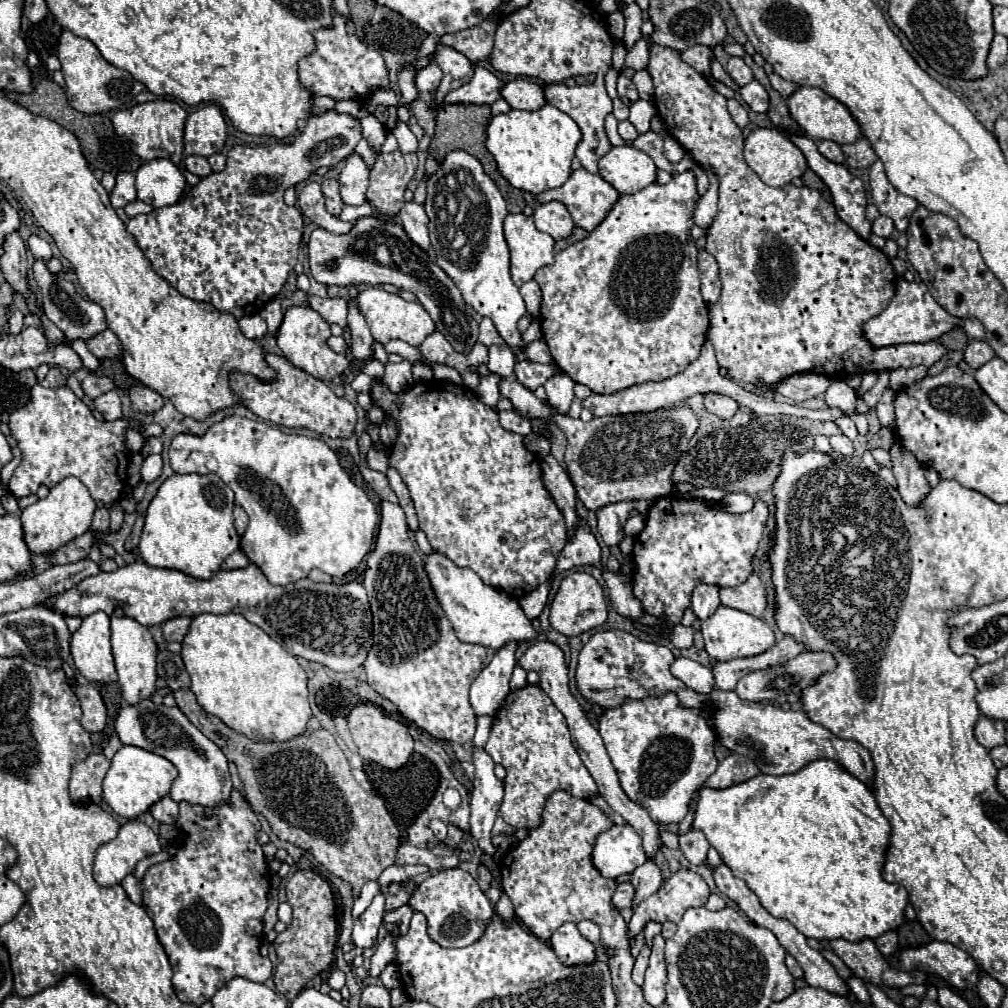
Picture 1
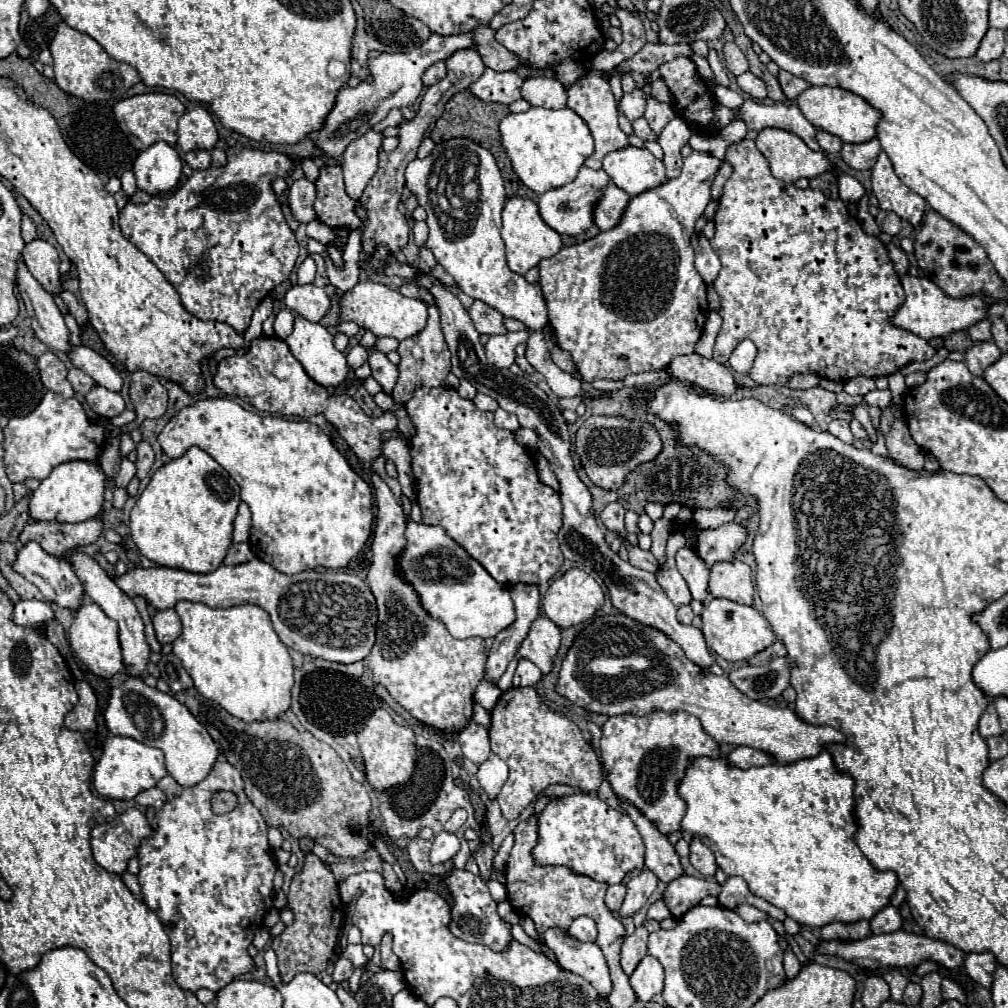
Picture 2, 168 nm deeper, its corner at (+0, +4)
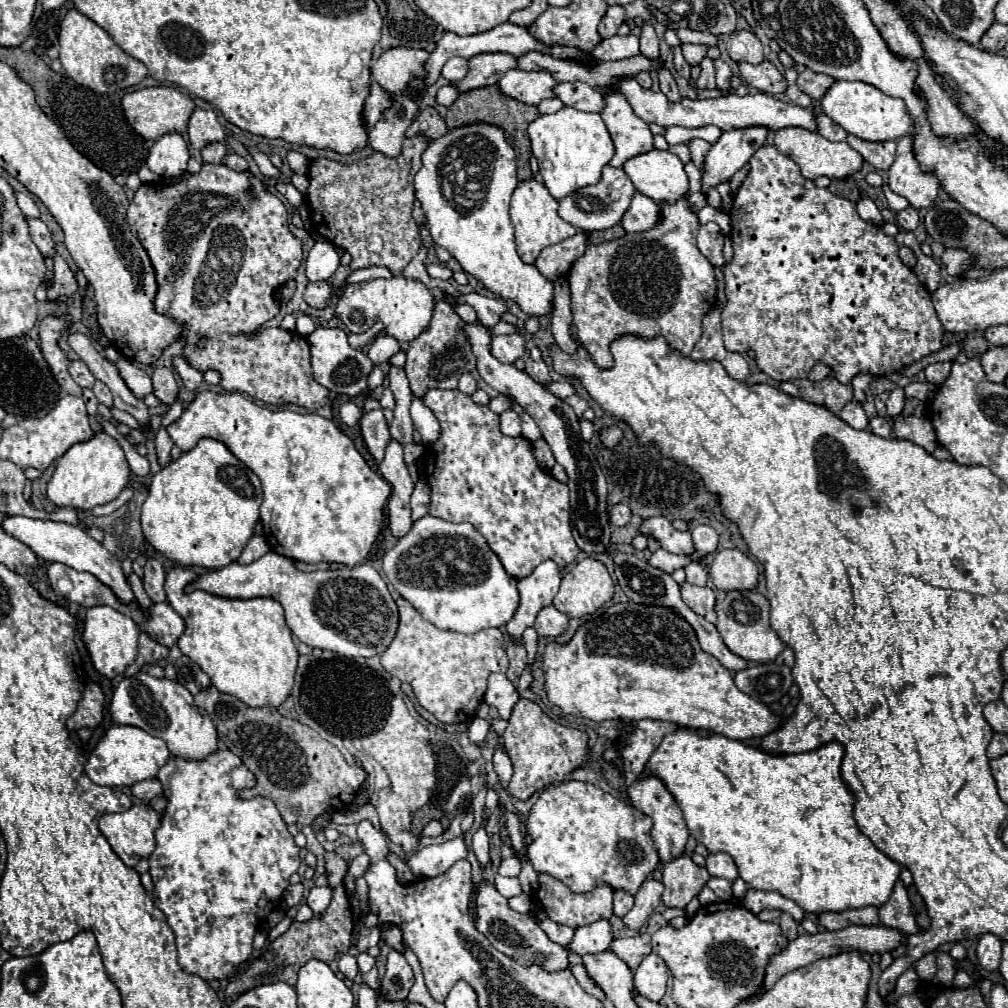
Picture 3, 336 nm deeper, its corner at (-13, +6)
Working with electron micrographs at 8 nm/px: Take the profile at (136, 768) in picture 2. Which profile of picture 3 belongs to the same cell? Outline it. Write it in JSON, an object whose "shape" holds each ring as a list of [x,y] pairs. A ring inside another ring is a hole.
{"shape":[[[111,725],[103,733],[95,749],[91,751],[89,759],[85,761],[85,773],[97,785],[129,787],[131,783],[137,783],[139,779],[157,777],[159,767],[163,767],[167,759],[169,759],[169,749],[163,743],[163,739],[157,739],[133,725]]]}

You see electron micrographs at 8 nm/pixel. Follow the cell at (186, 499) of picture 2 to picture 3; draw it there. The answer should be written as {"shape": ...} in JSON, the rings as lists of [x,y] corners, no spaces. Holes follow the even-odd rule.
{"shape":[[[201,439],[191,451],[151,477],[149,497],[141,509],[143,535],[173,563],[221,569],[237,561],[253,537],[261,501],[259,477],[225,443]]]}

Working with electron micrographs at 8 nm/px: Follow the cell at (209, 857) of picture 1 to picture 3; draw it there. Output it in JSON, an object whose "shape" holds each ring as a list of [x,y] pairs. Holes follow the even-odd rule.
{"shape":[[[217,749],[215,753],[207,755],[207,759],[181,759],[181,757],[175,757],[171,755],[169,761],[161,767],[161,771],[157,773],[157,779],[161,781],[163,785],[163,795],[167,799],[167,807],[163,811],[163,817],[161,817],[161,825],[159,829],[155,831],[155,839],[157,839],[157,847],[155,851],[149,855],[149,873],[153,877],[153,883],[155,883],[155,889],[153,889],[153,901],[155,901],[155,907],[161,909],[167,917],[167,923],[169,927],[173,929],[175,933],[175,941],[177,941],[177,951],[179,951],[179,965],[185,973],[195,973],[199,977],[203,977],[205,981],[211,981],[211,979],[225,979],[229,977],[237,965],[241,965],[243,961],[249,959],[251,951],[253,951],[253,935],[255,931],[261,927],[261,923],[265,923],[267,915],[277,907],[281,905],[281,897],[283,897],[283,891],[289,887],[289,877],[299,869],[301,865],[301,857],[299,857],[299,847],[295,845],[293,841],[293,835],[289,833],[285,821],[281,819],[277,807],[273,801],[265,799],[265,797],[253,797],[253,799],[239,799],[237,793],[241,789],[249,789],[255,785],[255,775],[243,765],[243,761],[229,749]]]}

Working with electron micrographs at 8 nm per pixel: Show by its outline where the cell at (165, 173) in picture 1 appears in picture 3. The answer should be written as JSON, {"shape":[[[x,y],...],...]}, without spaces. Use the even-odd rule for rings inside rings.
{"shape":[[[165,133],[149,149],[147,167],[161,177],[179,177],[189,161],[187,143],[179,133]]]}

